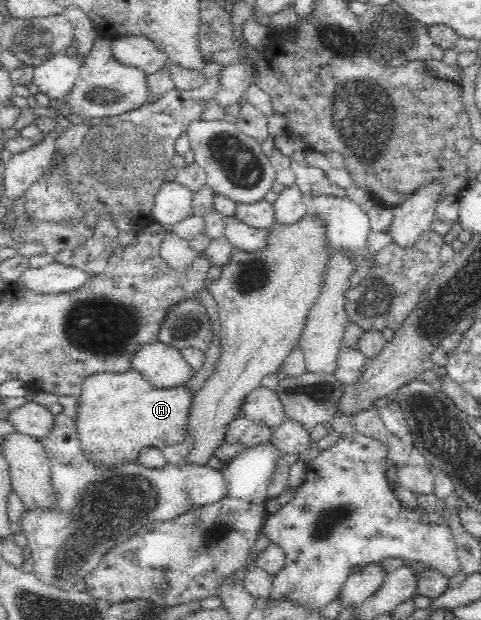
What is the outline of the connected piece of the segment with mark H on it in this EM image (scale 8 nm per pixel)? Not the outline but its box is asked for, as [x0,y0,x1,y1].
[76,368,193,465]

